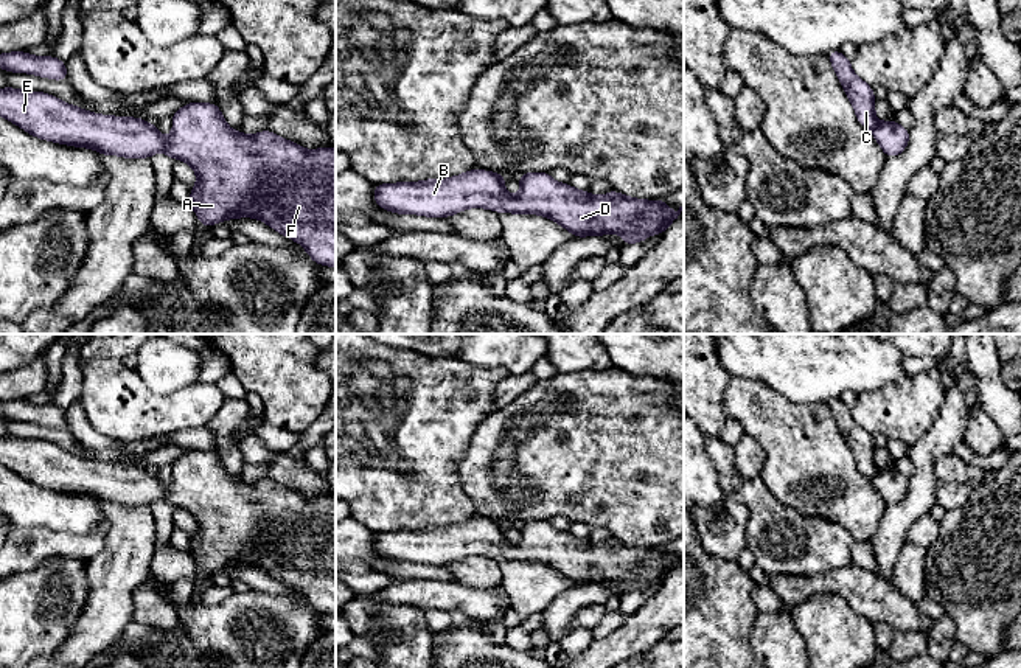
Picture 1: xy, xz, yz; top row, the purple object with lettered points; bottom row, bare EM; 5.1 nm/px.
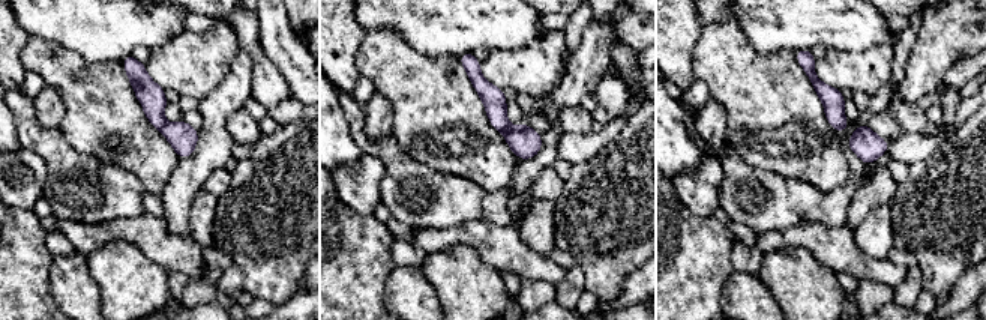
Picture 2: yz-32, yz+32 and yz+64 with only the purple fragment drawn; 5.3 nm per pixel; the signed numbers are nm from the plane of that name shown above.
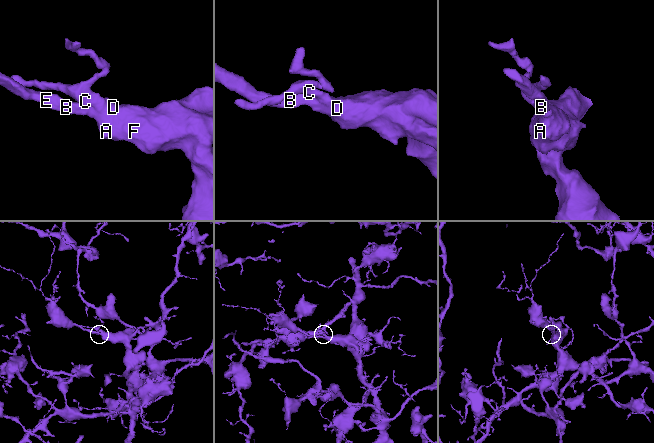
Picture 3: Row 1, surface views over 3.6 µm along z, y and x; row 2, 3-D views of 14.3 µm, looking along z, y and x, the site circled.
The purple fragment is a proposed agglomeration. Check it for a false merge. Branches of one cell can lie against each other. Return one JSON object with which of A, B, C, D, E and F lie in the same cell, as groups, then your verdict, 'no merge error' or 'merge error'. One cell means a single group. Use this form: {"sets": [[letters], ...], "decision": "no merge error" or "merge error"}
{"sets": [["A", "B", "C", "D", "E", "F"]], "decision": "no merge error"}

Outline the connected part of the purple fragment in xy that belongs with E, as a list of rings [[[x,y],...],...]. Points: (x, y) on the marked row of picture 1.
[[[0,89],[0,117],[30,135],[76,148],[92,148],[101,155],[149,158],[157,152],[186,162],[197,176],[190,205],[200,225],[238,217],[253,217],[298,242],[309,258],[336,267],[336,148],[308,151],[264,129],[256,135],[232,130],[216,103],[188,103],[172,117],[172,134],[163,137],[155,124],[141,118],[89,112],[44,93]]]

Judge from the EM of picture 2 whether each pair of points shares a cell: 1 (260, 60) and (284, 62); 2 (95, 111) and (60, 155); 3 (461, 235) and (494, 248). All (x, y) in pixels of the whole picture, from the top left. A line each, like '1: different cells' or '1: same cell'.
1: different cells
2: different cells
3: same cell

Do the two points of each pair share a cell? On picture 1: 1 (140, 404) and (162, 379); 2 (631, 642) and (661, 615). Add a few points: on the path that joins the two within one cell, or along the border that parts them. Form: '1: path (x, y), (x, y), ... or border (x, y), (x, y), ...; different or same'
1: border (134, 370), (156, 393), (170, 395), (187, 387); different
2: path (639, 634), (653, 620); same

